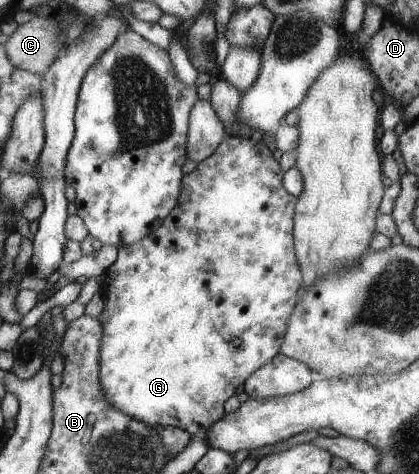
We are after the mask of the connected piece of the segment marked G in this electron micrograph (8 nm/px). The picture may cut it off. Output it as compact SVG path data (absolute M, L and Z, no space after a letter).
M225 135L209 157L202 159L190 173L183 175L177 203L164 217L161 225L149 235L116 250L115 261L107 268L100 286L104 306L97 315L97 321L102 327L98 345L98 378L106 402L118 409L118 412L123 412L124 416L155 429L171 426L184 429L190 435L205 435L209 426L224 414L223 402L235 393L237 385L241 385L250 373L278 353L288 317L296 304L296 291L302 275L296 263L292 240L296 197L283 189L284 171L279 168L271 152L270 144L257 138Z

